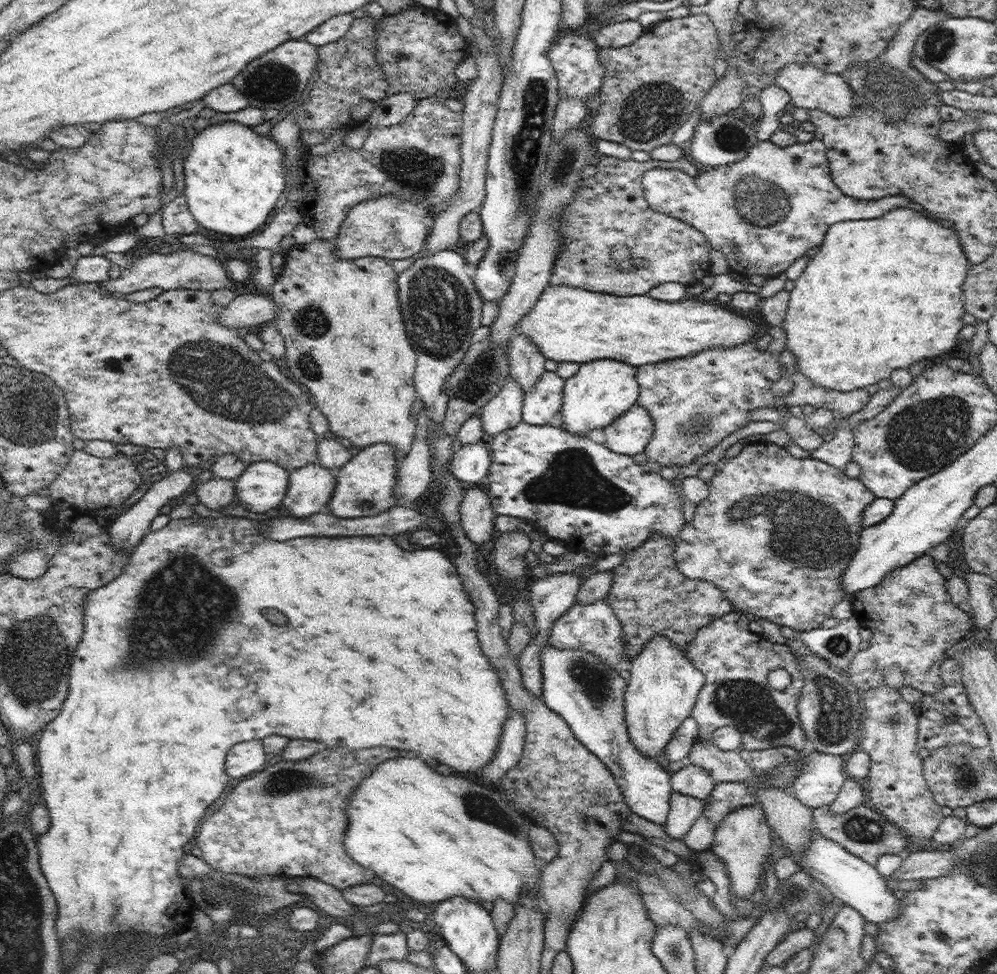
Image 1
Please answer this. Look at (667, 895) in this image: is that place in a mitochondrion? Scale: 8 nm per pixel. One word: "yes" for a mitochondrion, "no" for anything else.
no

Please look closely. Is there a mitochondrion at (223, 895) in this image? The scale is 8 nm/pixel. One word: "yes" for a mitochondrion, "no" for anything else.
yes

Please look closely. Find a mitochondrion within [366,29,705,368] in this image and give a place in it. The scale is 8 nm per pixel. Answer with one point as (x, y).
(438, 306)

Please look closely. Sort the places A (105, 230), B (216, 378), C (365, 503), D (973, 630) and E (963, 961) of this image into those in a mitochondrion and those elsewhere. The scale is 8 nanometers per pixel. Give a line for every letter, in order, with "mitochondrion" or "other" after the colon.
A: other
B: mitochondrion
C: mitochondrion
D: other
E: other

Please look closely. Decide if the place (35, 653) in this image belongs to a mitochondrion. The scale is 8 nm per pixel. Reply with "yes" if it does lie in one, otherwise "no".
yes

